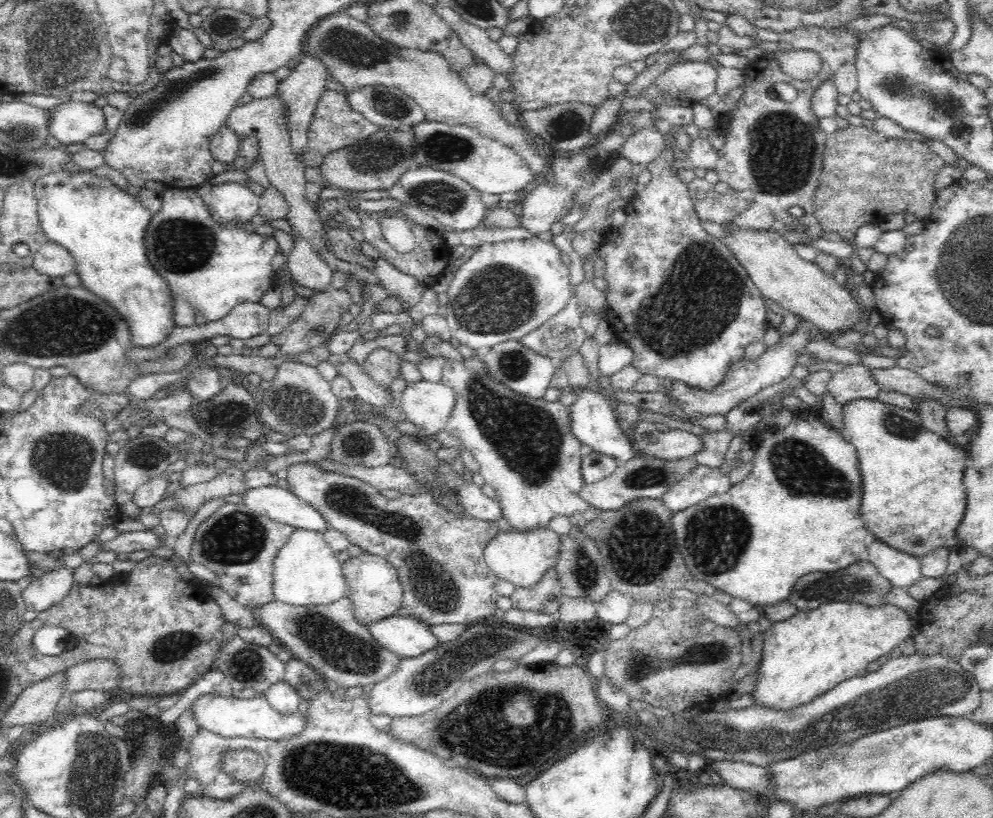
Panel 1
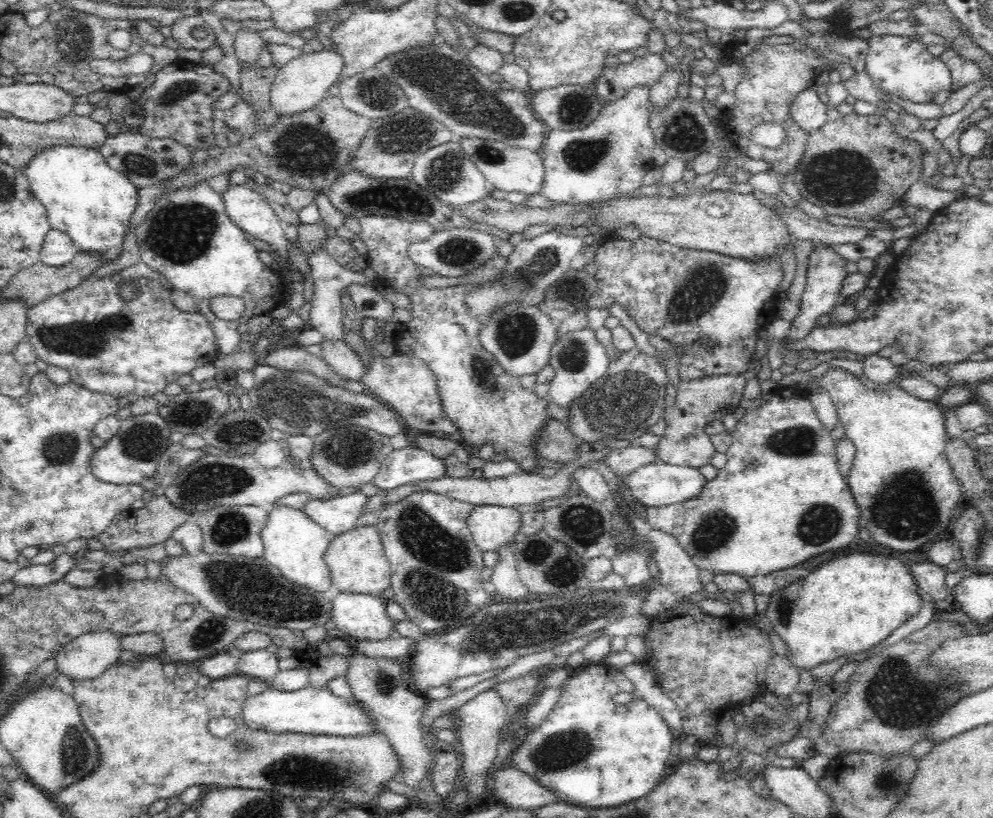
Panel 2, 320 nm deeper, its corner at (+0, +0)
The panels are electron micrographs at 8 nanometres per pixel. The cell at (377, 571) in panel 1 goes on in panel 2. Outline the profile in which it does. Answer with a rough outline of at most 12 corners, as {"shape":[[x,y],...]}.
{"shape":[[381,525],[330,536],[322,560],[338,590],[382,596]]}

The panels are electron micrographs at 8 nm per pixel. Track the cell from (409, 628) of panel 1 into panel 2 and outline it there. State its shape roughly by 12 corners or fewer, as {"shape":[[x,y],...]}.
{"shape":[[365,592],[330,600],[335,629],[360,640],[394,635],[387,600]]}

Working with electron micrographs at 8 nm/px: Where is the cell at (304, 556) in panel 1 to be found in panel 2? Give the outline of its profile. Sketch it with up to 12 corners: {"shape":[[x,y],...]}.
{"shape":[[277,501],[260,530],[263,557],[294,584],[332,585],[330,536]]}

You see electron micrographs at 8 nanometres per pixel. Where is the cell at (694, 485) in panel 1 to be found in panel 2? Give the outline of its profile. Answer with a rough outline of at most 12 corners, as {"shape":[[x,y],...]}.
{"shape":[[652,462],[626,476],[645,506],[696,498],[707,484],[691,467]]}

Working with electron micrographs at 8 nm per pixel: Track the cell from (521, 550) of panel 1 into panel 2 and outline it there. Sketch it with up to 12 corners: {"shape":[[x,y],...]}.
{"shape":[[474,504],[466,522],[481,551],[518,534],[514,507]]}

